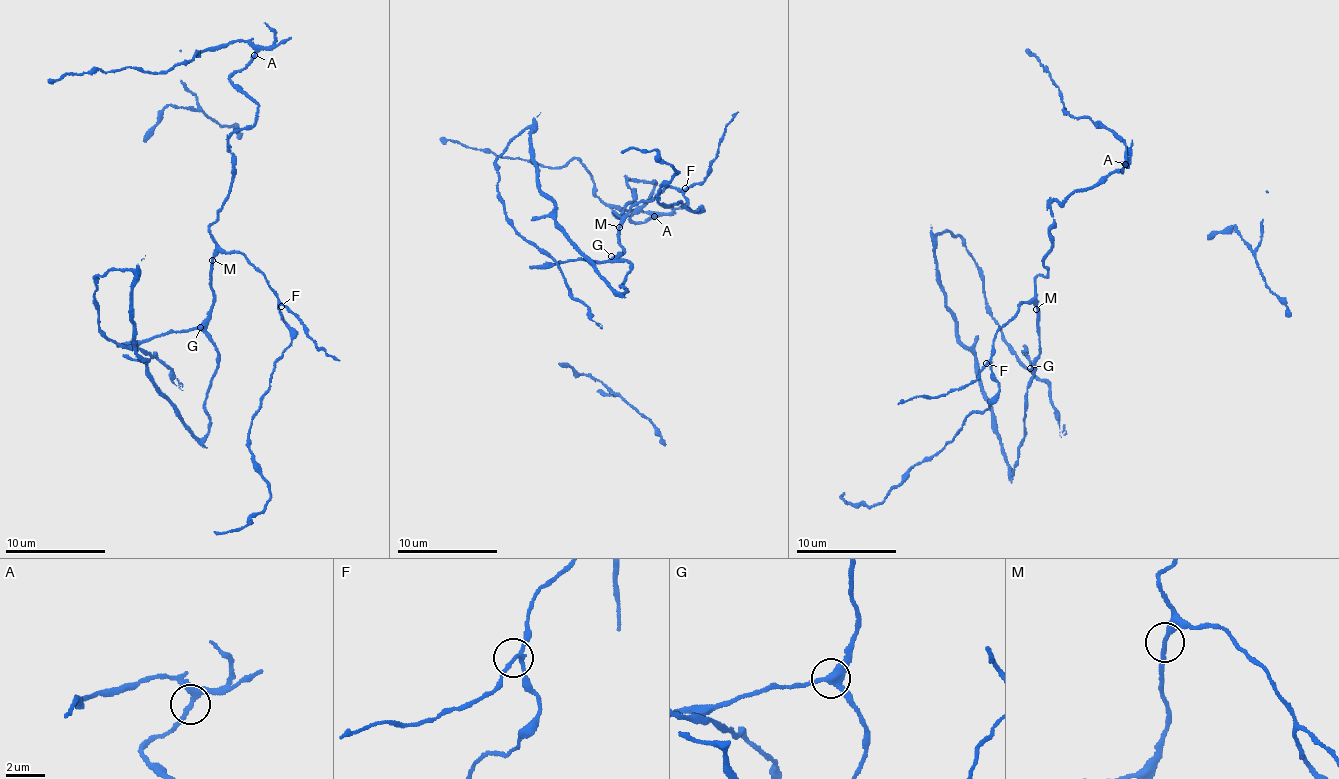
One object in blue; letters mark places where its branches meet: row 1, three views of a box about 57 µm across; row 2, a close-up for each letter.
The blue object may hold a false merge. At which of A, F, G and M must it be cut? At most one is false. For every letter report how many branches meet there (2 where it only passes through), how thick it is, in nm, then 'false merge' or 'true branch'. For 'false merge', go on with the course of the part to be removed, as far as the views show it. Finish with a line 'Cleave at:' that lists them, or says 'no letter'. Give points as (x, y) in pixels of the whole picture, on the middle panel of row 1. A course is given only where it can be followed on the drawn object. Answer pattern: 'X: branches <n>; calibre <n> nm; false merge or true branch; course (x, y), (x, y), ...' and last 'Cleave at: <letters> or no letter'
A: branches 3; calibre 240 nm; true branch
F: branches 3; calibre 180 nm; true branch
G: branches 3; calibre 340 nm; true branch
M: branches 2; calibre 240 nm; true branch
Cleave at: no letter

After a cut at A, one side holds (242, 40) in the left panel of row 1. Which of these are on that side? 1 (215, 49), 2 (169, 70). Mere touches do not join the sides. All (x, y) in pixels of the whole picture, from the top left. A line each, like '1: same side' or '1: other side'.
1: same side
2: same side

